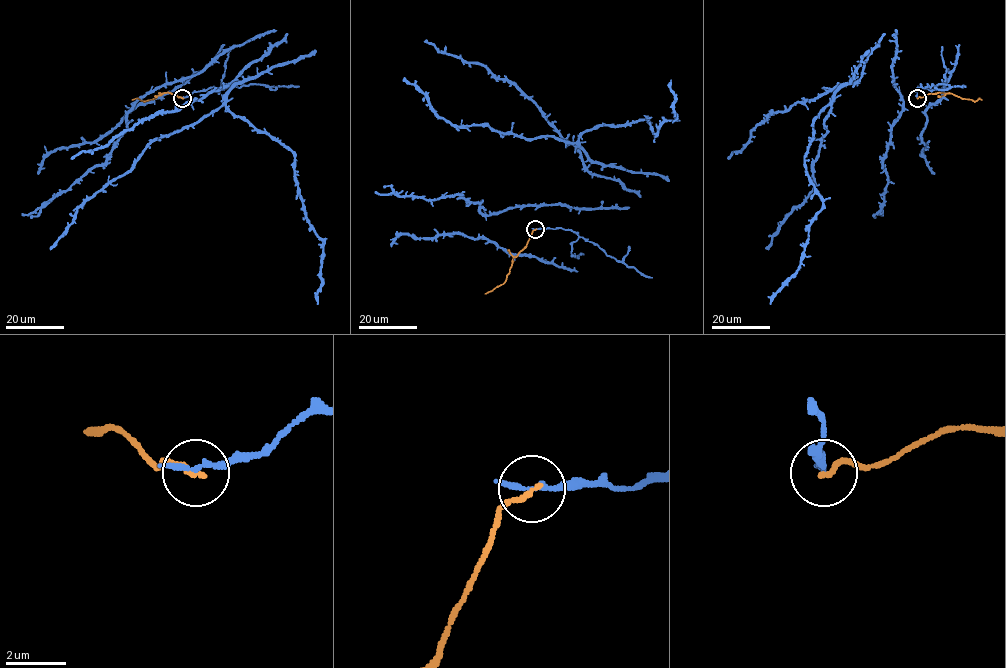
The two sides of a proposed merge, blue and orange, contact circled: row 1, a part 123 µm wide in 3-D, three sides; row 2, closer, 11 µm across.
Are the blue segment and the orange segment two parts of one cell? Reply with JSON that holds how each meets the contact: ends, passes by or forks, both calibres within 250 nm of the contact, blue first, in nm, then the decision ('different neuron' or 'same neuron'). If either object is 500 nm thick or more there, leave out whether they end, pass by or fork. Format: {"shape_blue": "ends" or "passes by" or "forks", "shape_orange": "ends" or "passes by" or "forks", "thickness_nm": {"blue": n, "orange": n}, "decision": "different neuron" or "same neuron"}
{"shape_blue": "ends", "shape_orange": "ends", "thickness_nm": {"blue": 220, "orange": 190}, "decision": "different neuron"}

